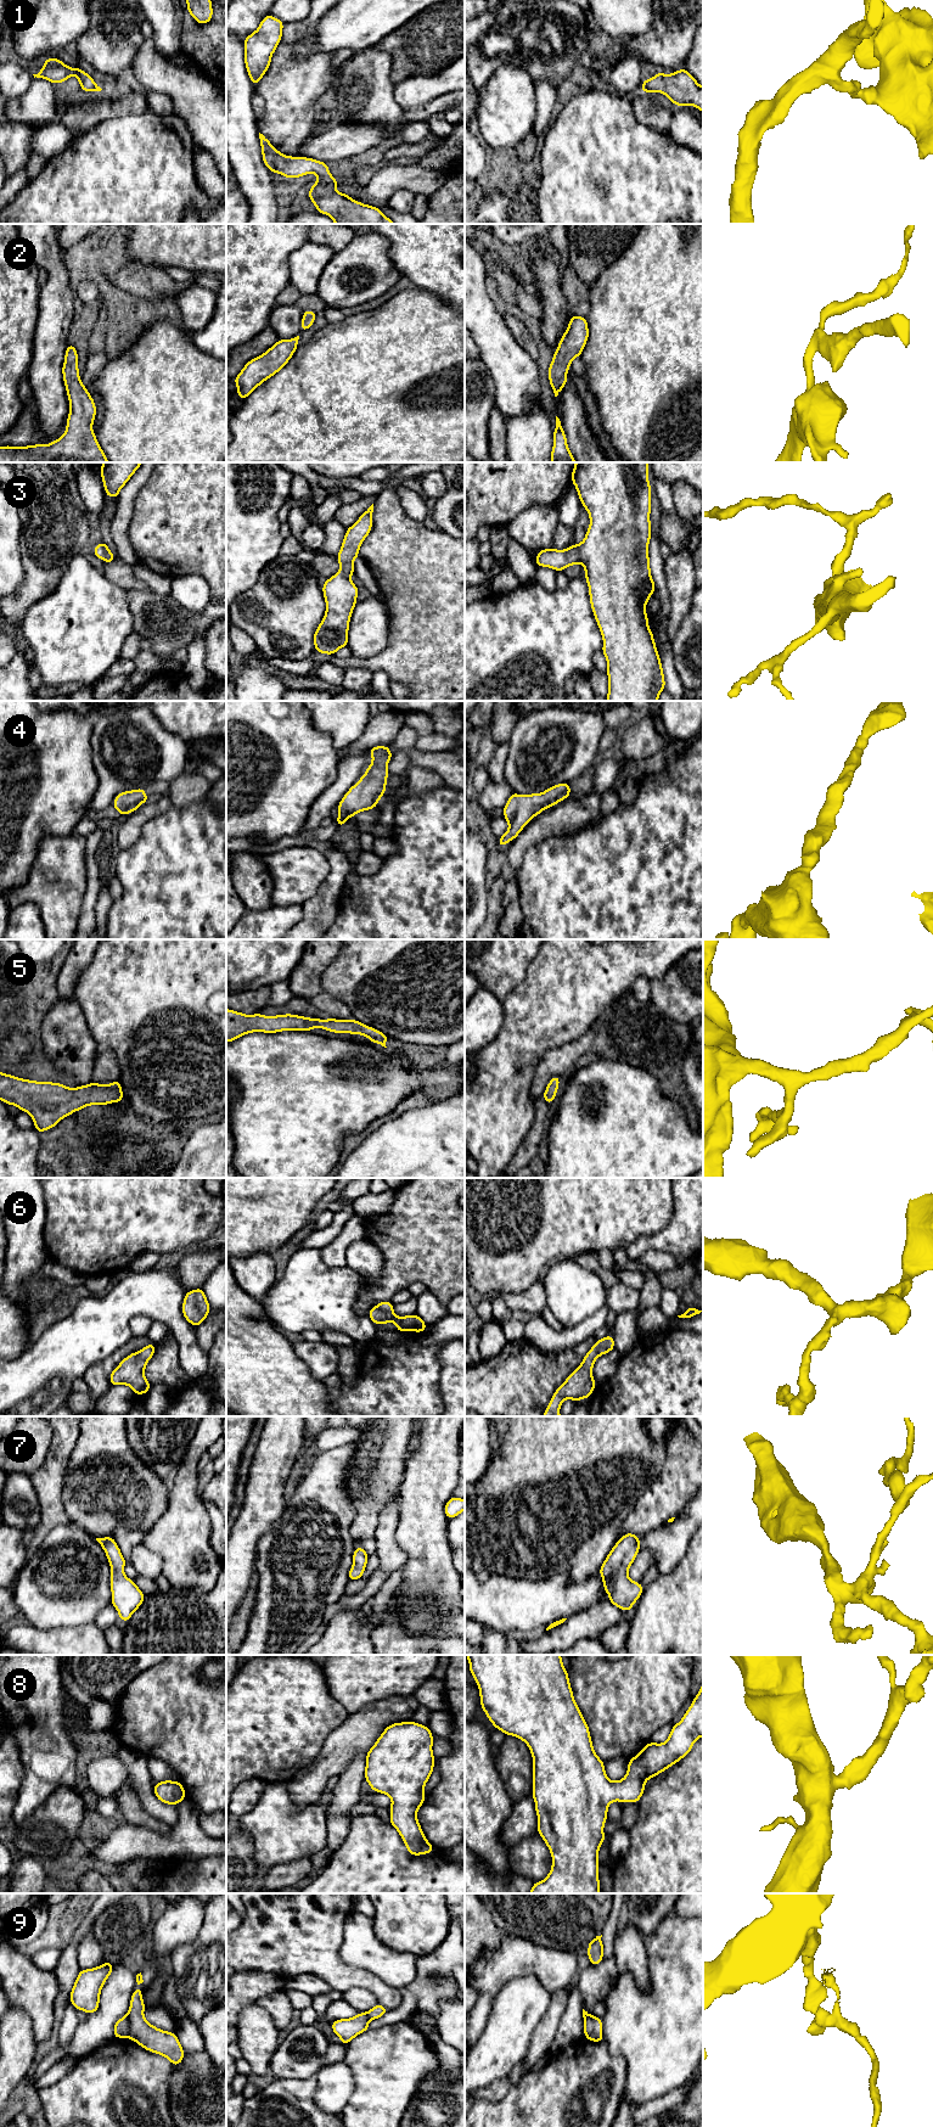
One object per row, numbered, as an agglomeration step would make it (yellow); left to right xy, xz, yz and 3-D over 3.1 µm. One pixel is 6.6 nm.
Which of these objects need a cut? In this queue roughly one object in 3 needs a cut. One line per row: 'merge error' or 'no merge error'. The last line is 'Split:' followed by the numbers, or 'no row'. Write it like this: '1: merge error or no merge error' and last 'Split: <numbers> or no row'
1: no merge error
2: no merge error
3: no merge error
4: no merge error
5: no merge error
6: no merge error
7: no merge error
8: no merge error
9: merge error
Split: 9

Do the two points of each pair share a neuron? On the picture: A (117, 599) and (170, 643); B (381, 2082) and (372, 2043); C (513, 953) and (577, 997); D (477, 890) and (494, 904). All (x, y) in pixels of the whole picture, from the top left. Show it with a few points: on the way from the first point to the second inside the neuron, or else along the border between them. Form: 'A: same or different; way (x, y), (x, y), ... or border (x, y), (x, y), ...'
A: different; border (124, 591), (131, 615), (133, 628)
B: same; way (380, 2072), (376, 2069), (374, 2053)
C: different; border (539, 952), (527, 969), (526, 977), (515, 988)
D: different; border (489, 886), (487, 919), (479, 926)

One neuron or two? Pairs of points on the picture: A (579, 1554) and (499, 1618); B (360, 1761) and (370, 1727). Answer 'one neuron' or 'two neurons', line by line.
A: two neurons
B: two neurons

